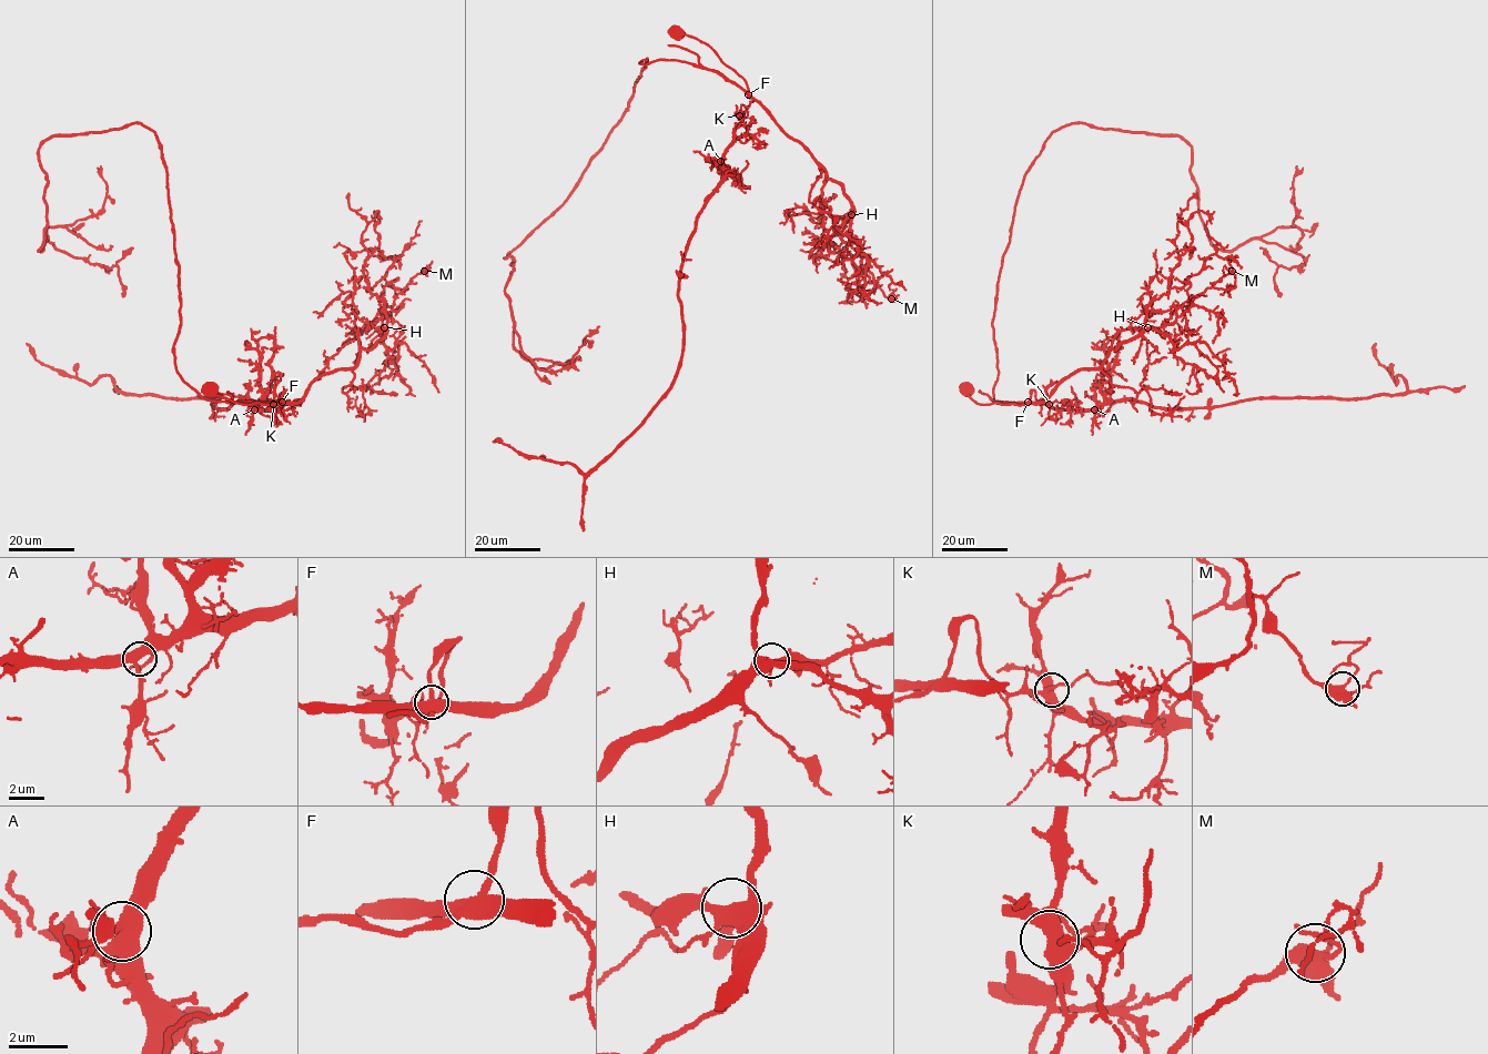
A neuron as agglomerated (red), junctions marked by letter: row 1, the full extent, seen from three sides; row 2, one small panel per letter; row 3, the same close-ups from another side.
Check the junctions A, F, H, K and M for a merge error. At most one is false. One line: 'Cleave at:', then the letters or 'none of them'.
Cleave at: F

